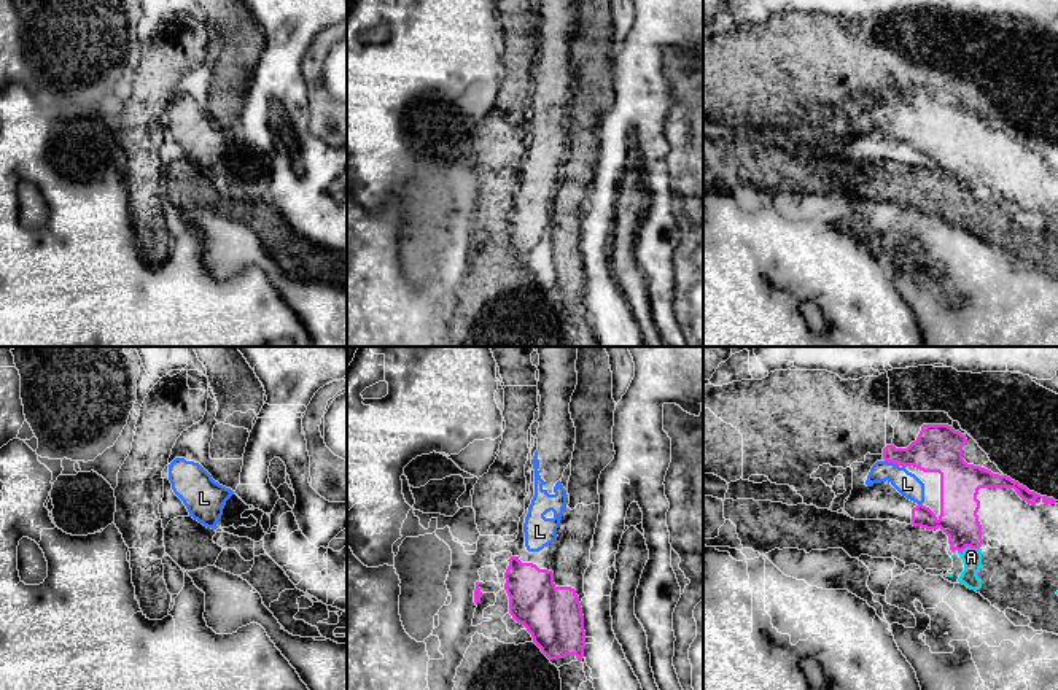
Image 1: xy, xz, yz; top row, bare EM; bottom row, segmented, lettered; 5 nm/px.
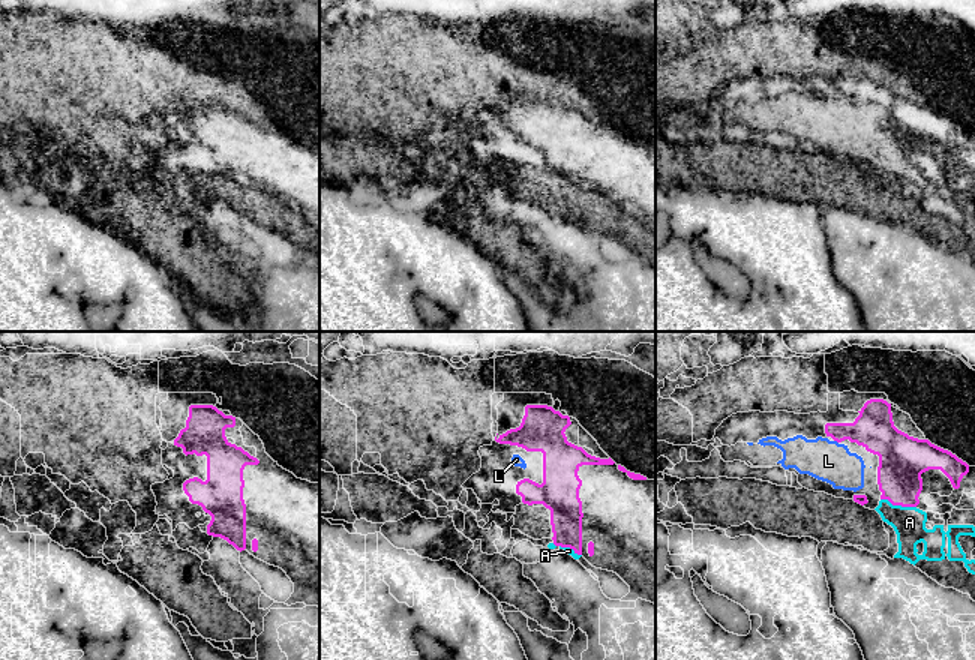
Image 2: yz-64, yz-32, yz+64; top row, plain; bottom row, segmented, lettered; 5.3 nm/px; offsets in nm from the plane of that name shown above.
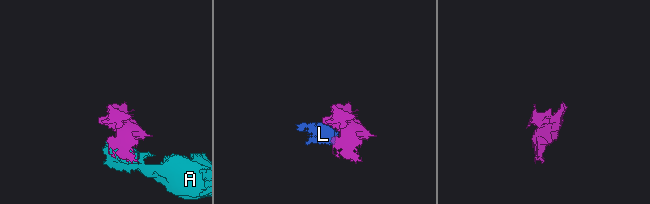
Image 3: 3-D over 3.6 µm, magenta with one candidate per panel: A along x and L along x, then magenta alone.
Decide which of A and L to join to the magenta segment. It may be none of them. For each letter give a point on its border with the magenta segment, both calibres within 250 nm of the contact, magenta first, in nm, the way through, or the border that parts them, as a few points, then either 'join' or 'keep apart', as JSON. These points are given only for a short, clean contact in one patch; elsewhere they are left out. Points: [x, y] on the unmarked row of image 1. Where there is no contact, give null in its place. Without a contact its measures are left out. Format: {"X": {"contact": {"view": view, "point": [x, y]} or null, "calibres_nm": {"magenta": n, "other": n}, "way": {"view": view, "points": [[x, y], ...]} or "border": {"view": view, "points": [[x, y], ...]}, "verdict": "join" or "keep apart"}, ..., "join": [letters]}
{"A": {"contact": {"view": "yz", "point": [968, 189]}, "calibres_nm": {"magenta": 200, "other": 100}, "way": {"view": "yz", "points": [[958, 162], [968, 189], [971, 201]]}, "verdict": "join"}, "L": {"contact": {"view": "yz", "point": [891, 105]}, "calibres_nm": {"magenta": 240, "other": 120}, "verdict": "join"}, "join": ["A", "L"]}

